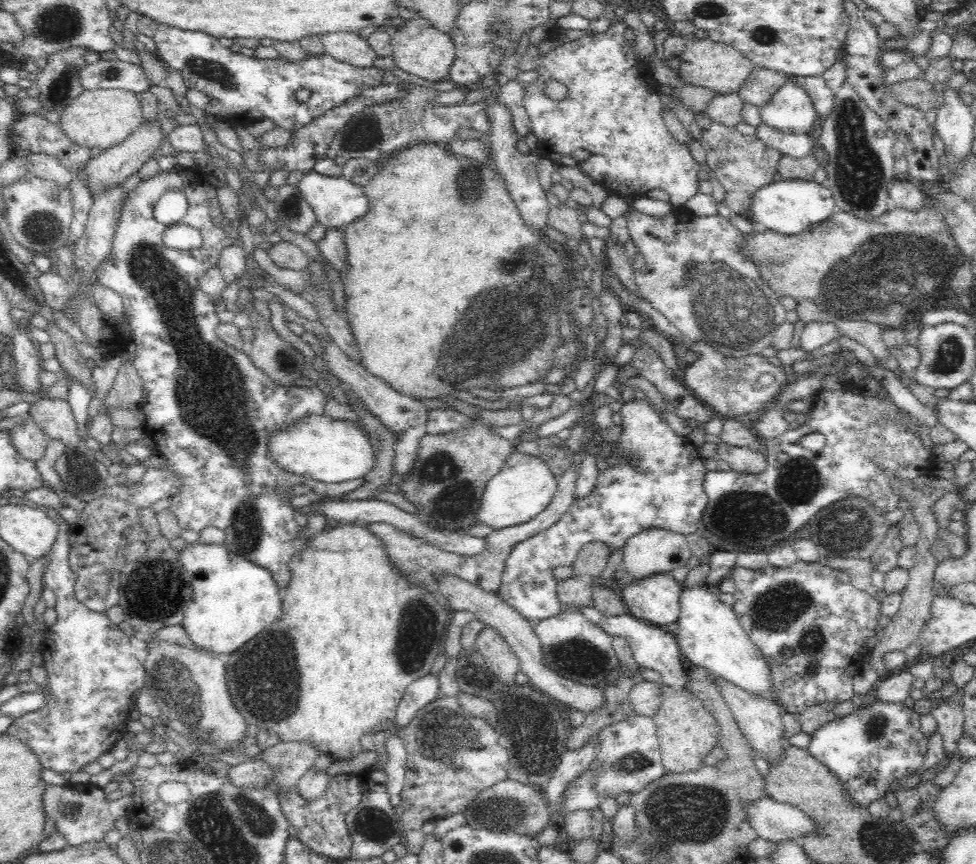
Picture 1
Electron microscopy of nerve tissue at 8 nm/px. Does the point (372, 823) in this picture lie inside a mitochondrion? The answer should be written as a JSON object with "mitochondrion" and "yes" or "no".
{"mitochondrion":"yes"}

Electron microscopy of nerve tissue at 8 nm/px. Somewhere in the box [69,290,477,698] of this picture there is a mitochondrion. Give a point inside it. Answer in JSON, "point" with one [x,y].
{"point":[154,593]}

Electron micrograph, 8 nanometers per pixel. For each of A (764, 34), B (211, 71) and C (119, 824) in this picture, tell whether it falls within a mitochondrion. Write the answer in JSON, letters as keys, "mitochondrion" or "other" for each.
{"A":"mitochondrion","B":"mitochondrion","C":"other"}

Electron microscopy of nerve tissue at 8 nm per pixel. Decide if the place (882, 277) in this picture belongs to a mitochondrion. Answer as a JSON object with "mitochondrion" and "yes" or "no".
{"mitochondrion":"yes"}

